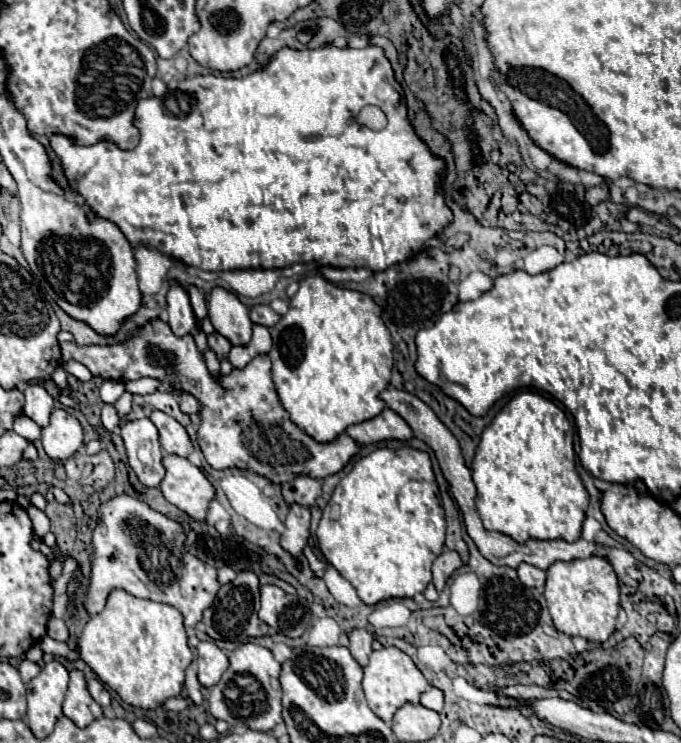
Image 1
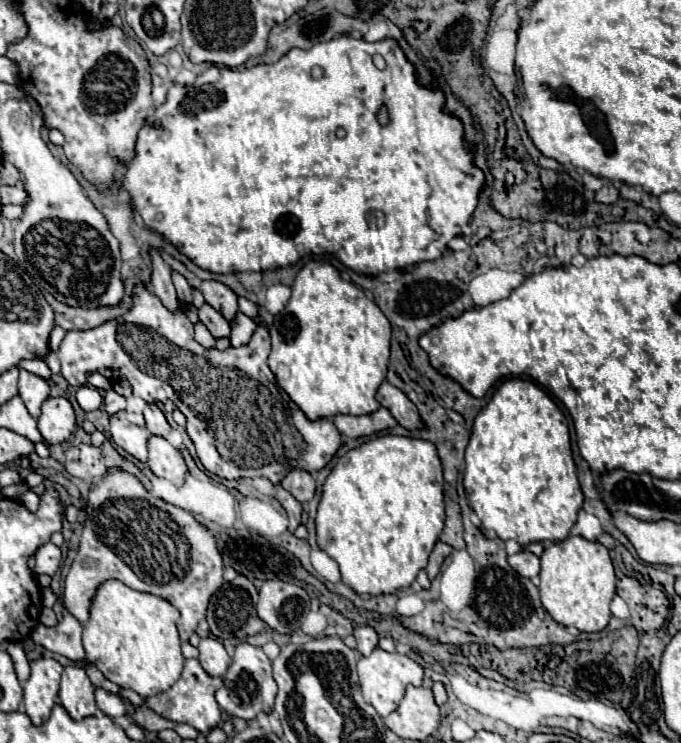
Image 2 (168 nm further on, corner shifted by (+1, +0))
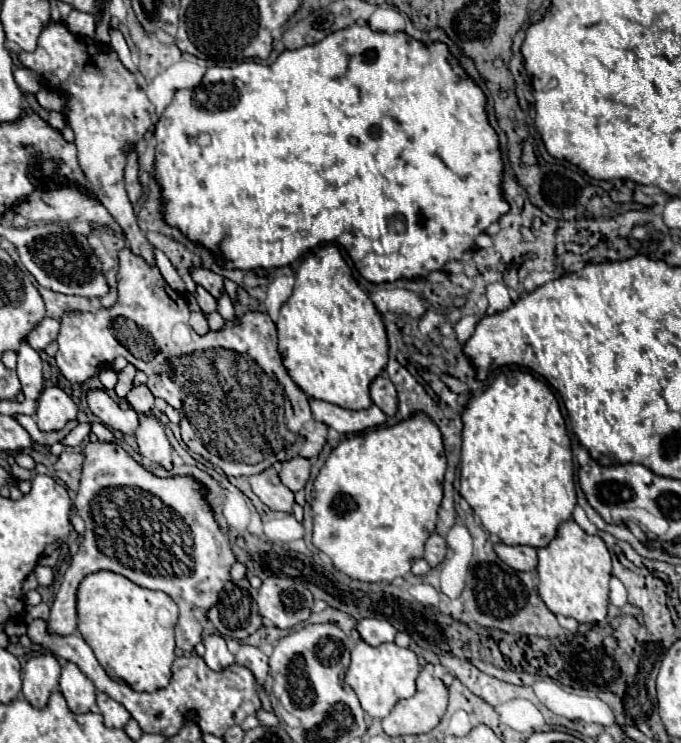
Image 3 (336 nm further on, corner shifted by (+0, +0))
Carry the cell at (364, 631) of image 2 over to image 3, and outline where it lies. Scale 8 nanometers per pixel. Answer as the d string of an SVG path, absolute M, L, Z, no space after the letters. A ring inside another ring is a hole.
M362 618L358 622L356 630L360 632L360 636L370 646L378 646L378 644L384 644L384 642L394 642L394 636L396 636L396 628L390 622L378 620L378 618Z

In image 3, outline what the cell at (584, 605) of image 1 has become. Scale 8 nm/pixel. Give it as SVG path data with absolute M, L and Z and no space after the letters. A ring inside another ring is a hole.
M574 520L562 522L554 540L538 550L536 572L540 578L538 594L554 614L564 614L586 624L602 622L606 618L612 562L600 536L586 534Z

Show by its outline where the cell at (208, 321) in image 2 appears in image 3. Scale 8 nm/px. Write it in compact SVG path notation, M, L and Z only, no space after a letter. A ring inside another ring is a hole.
M196 286L194 298L196 298L196 302L198 302L198 306L200 306L200 310L202 310L204 314L216 310L216 298L214 298L208 290L204 290L202 286Z

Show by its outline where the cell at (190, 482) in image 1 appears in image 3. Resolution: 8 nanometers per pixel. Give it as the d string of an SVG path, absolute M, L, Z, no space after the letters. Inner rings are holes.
M138 414L140 424L136 428L136 444L138 450L144 458L148 458L150 462L162 464L166 470L172 468L172 446L164 434L164 428L158 424L158 420L154 416L146 416L146 414Z

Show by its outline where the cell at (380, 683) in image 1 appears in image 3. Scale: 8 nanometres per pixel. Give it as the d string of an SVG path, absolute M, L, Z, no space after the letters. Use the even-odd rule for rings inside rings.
M362 638L352 648L352 662L344 674L344 682L356 692L364 712L374 718L384 718L390 714L390 708L402 698L410 698L416 694L416 678L420 672L418 656L396 644L380 644L370 646Z

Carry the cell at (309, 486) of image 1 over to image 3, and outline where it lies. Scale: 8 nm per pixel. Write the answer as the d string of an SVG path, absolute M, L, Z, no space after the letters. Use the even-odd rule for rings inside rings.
M296 456L292 460L286 460L280 464L280 480L292 490L298 492L304 488L306 480L310 476L310 462L302 456Z

